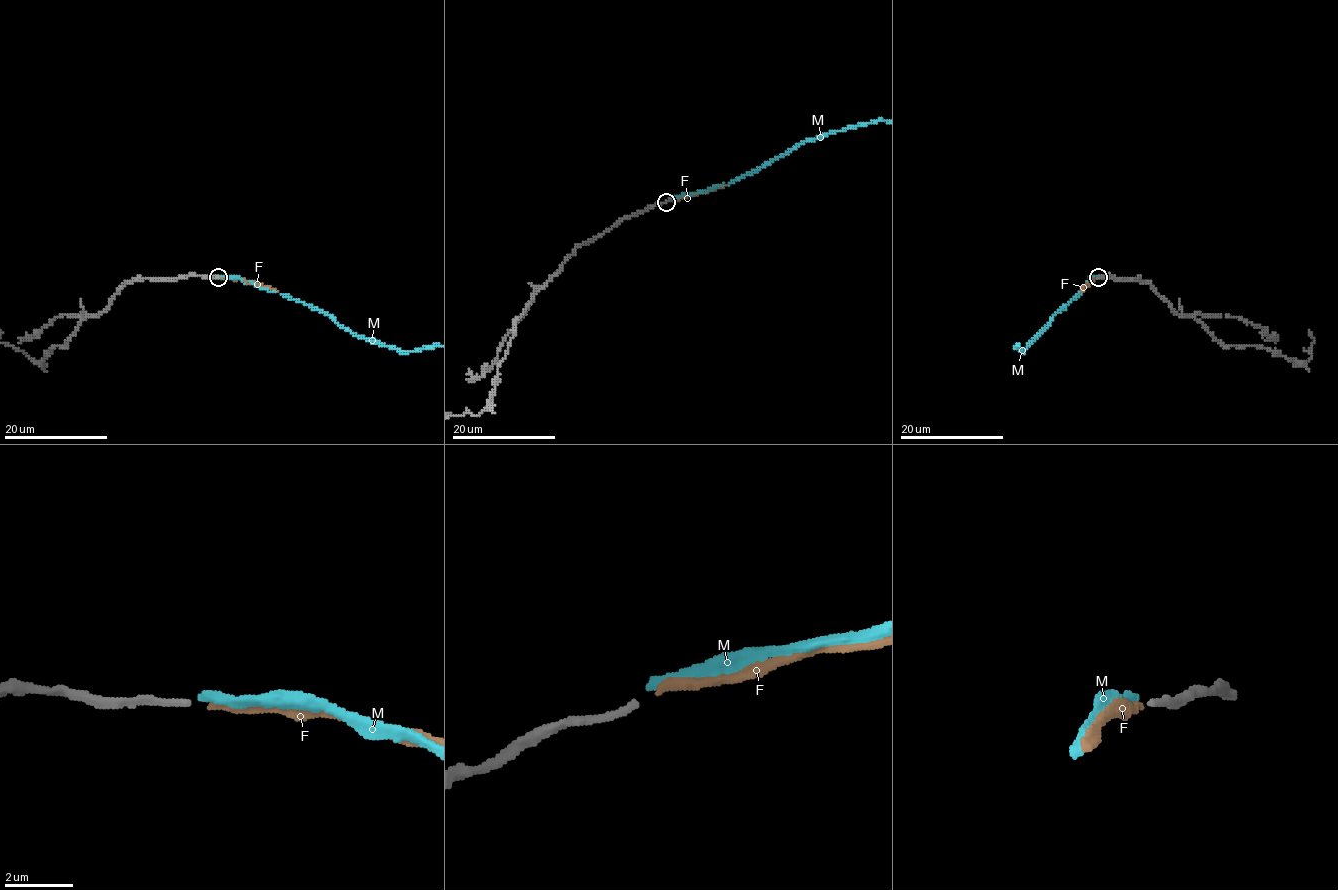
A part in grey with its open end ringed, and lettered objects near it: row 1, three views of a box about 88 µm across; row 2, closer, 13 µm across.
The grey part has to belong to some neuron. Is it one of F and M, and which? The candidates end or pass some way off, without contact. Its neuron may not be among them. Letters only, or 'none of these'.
F

